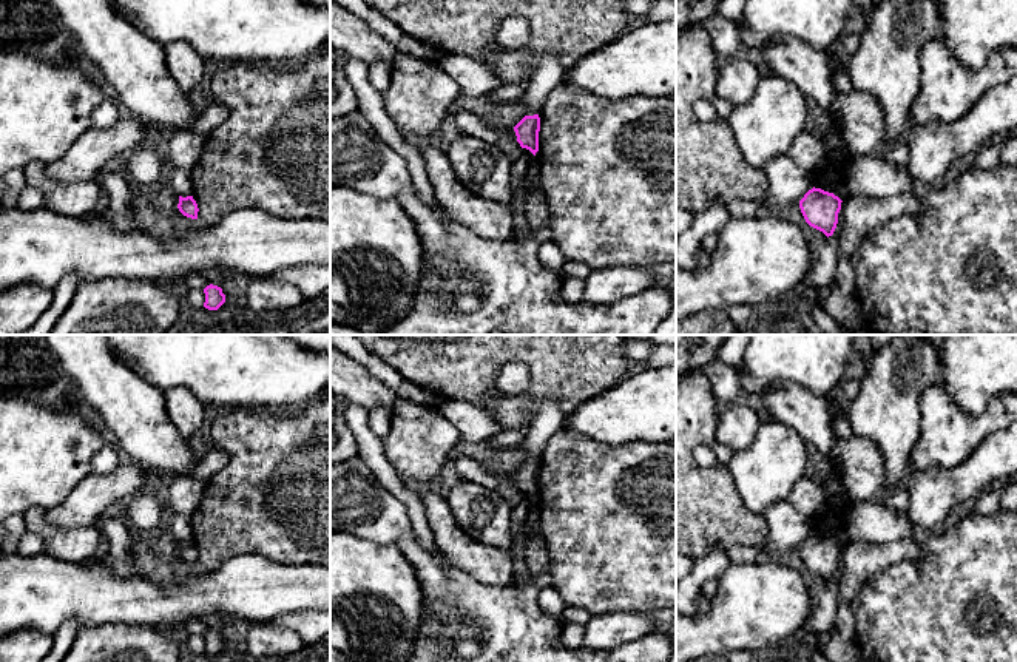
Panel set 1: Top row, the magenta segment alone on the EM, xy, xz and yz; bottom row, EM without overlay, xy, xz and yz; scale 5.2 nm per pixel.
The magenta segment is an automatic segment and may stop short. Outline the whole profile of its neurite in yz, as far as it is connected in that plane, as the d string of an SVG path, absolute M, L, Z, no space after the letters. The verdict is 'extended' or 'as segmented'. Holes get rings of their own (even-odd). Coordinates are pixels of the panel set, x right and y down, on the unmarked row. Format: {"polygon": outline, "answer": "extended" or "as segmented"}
{"polygon": "M813 532L799 546L799 554L806 568L829 583L836 574L841 548L833 539Z", "answer": "as segmented"}

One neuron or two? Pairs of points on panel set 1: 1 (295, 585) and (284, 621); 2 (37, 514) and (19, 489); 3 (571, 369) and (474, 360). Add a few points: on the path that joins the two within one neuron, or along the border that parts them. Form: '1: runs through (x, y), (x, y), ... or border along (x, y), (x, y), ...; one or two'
1: border along (314, 610), (284, 611), (275, 621); two
2: border along (45, 511), (30, 508), (23, 514); two
3: runs through (547, 351), (499, 351); one

